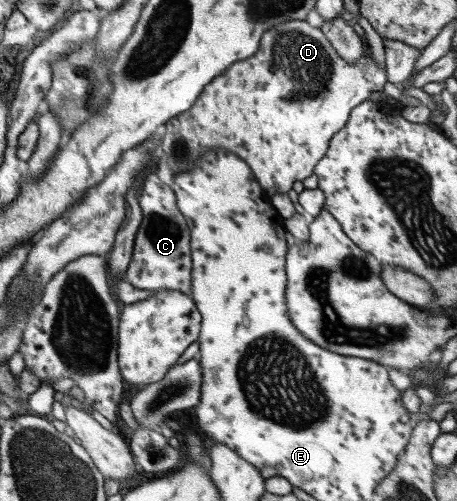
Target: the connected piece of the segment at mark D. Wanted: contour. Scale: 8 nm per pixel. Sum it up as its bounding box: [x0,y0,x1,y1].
[160,21,387,198]

